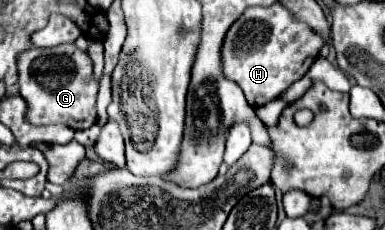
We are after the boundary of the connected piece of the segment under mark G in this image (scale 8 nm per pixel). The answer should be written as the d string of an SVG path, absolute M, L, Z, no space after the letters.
M75 44L57 48L29 48L17 58L19 94L27 102L25 118L33 126L65 124L73 130L87 130L95 124L95 98L99 84L93 80L93 64L87 52Z

